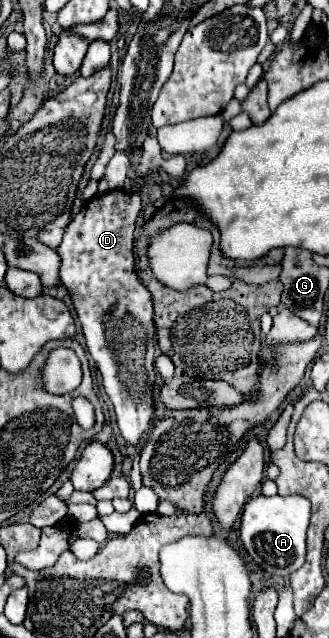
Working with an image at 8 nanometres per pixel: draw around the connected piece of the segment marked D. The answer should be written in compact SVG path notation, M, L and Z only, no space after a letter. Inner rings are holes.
M111 190L105 194L98 194L88 200L76 218L68 224L60 246L56 248L60 256L60 280L68 288L78 320L82 324L86 346L90 356L96 360L96 366L102 374L102 384L108 398L116 410L116 422L124 436L124 440L132 446L138 446L148 432L154 416L154 402L152 402L152 384L156 378L156 330L154 330L154 312L152 312L152 298L146 286L138 280L136 274L136 260L132 254L134 246L134 230L136 220L143 208L140 194L124 192L124 190Z

